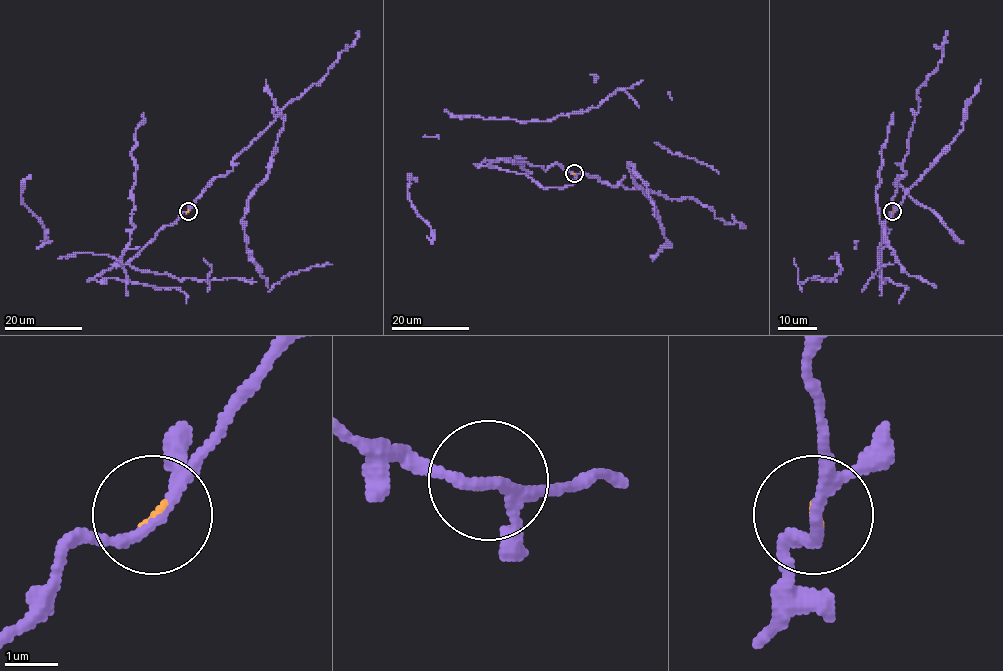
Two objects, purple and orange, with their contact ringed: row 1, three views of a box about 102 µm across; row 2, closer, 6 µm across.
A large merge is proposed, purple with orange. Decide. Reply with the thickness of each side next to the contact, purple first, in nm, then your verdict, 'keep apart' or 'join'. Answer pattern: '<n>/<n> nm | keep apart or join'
180/70 nm | keep apart

